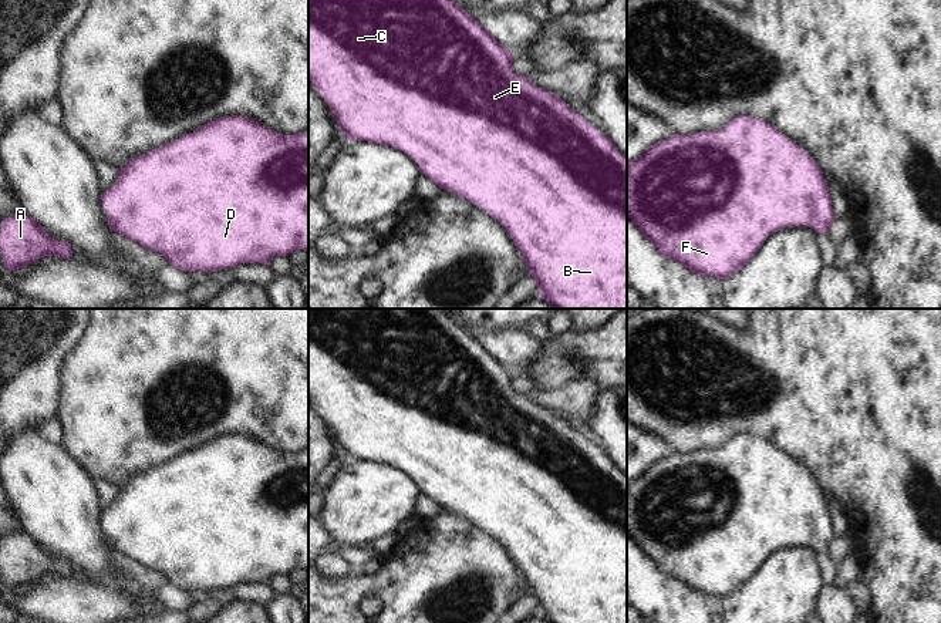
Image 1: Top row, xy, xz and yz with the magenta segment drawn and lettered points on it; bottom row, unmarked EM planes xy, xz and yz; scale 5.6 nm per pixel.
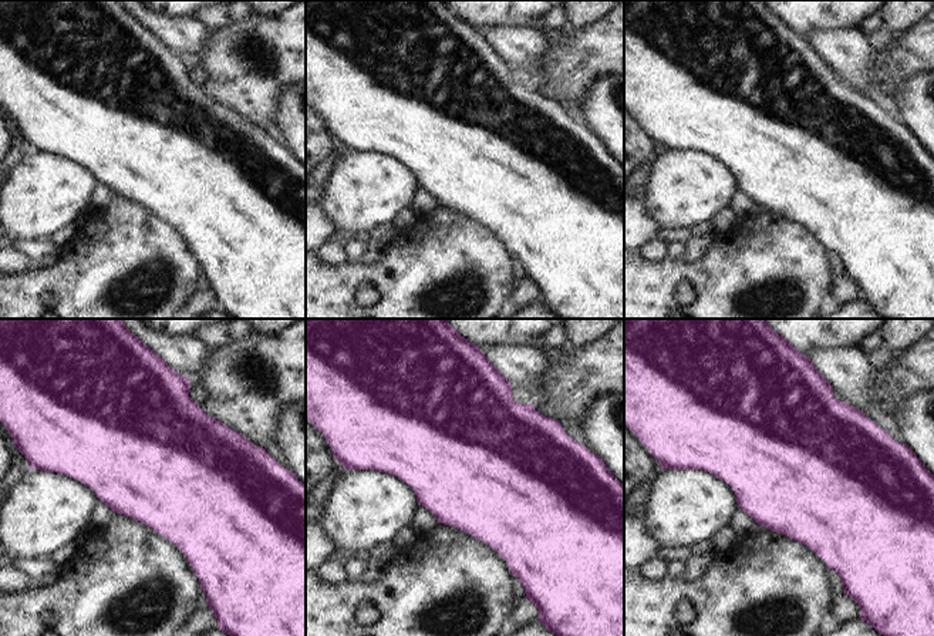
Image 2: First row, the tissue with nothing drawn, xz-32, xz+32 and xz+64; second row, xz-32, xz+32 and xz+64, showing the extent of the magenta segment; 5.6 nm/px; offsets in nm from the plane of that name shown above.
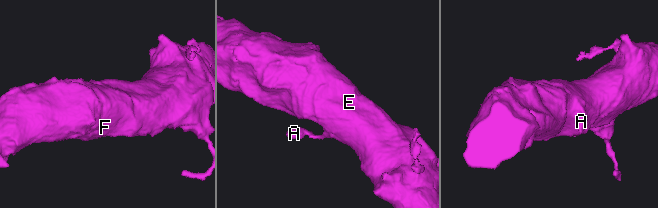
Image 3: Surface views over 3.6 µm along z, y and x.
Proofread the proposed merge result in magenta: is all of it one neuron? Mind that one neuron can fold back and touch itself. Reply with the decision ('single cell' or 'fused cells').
single cell

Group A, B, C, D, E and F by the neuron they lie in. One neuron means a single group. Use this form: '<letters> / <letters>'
A B C D E F

